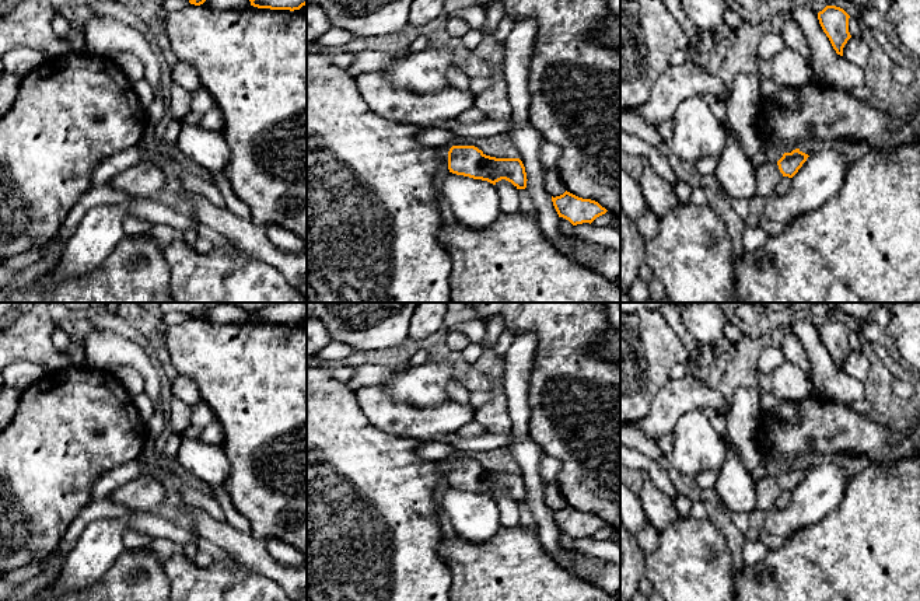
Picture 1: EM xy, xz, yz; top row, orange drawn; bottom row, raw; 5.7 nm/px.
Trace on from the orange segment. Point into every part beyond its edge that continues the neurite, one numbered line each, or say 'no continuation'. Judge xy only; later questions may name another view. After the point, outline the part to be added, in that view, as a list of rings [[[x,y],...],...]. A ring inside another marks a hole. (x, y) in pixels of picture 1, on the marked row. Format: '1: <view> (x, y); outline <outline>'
no continuation

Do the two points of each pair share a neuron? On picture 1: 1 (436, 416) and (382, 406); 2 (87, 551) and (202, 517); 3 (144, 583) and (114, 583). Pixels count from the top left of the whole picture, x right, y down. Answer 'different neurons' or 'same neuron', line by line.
1: same neuron
2: different neurons
3: same neuron

